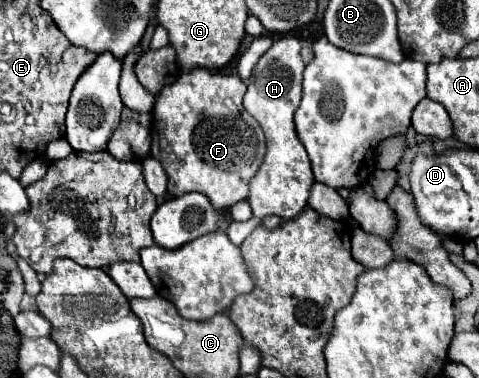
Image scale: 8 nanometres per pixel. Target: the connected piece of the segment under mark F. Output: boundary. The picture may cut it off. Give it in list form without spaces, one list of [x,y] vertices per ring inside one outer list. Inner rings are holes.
[[[193,69],[161,89],[153,109],[151,157],[165,169],[171,197],[191,191],[205,193],[217,211],[247,199],[249,181],[265,157],[265,137],[259,123],[241,105],[245,91],[247,85],[237,75],[221,75],[209,69]],[[225,97],[233,99],[235,113],[221,103]]]

